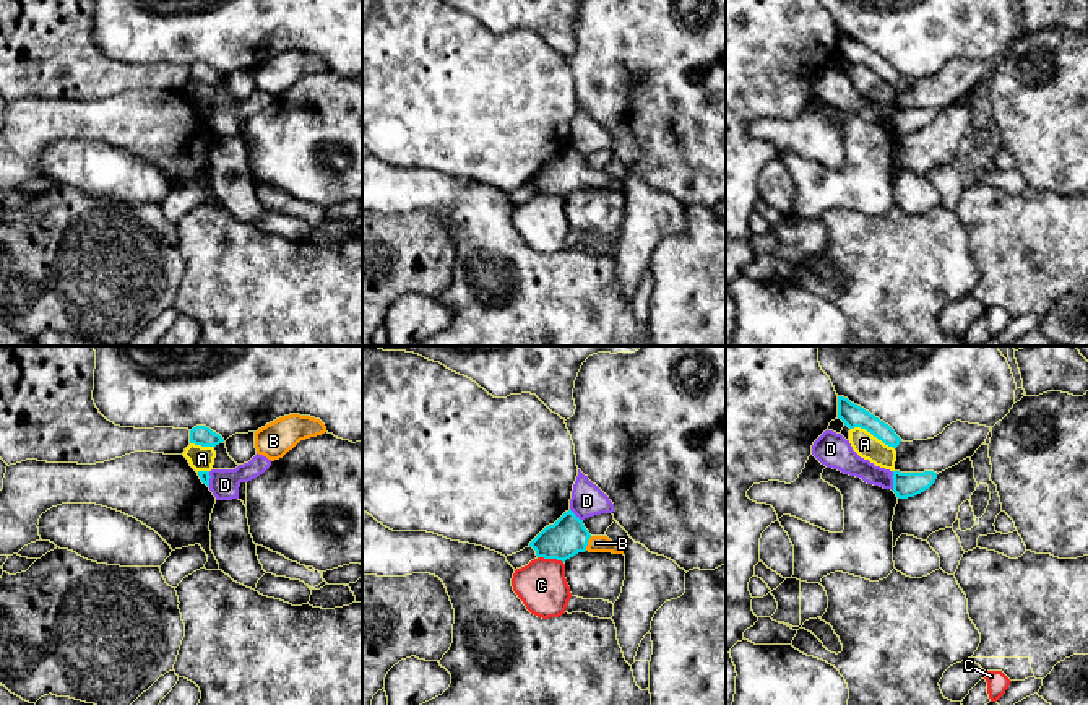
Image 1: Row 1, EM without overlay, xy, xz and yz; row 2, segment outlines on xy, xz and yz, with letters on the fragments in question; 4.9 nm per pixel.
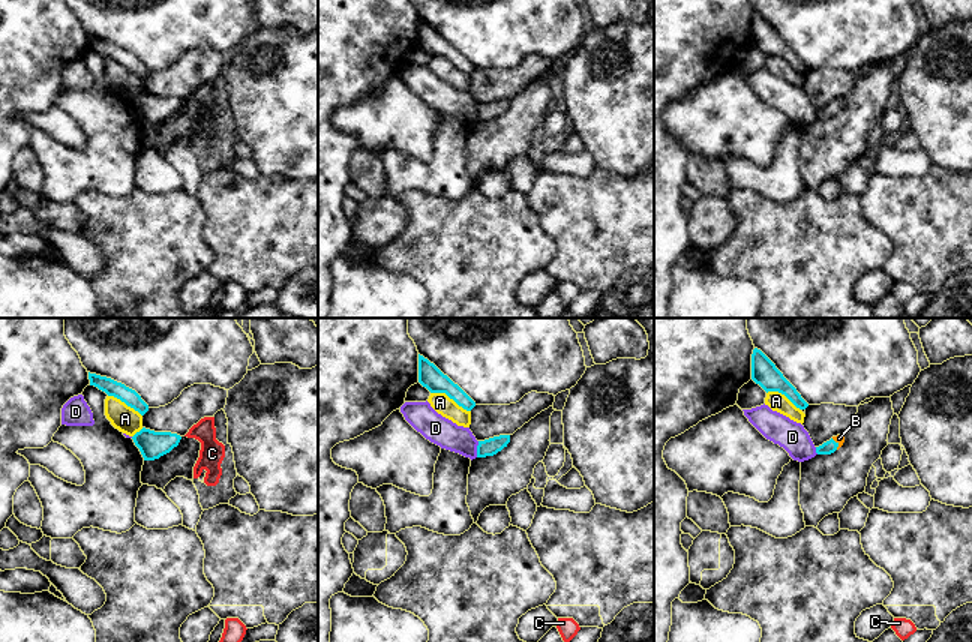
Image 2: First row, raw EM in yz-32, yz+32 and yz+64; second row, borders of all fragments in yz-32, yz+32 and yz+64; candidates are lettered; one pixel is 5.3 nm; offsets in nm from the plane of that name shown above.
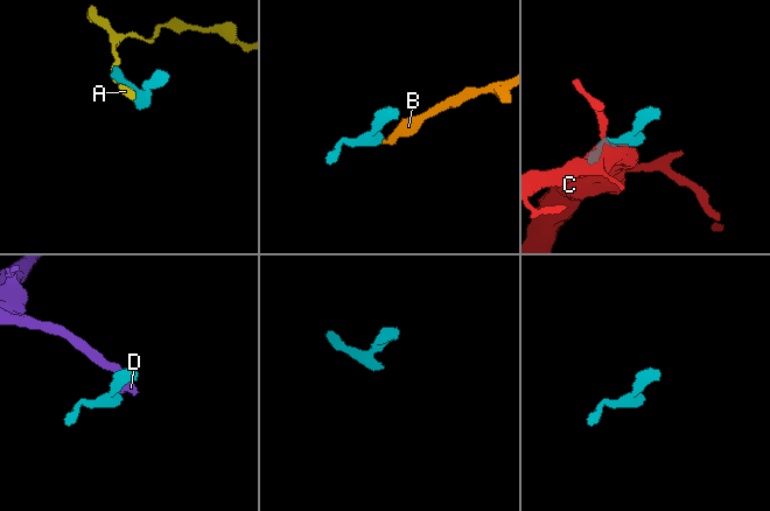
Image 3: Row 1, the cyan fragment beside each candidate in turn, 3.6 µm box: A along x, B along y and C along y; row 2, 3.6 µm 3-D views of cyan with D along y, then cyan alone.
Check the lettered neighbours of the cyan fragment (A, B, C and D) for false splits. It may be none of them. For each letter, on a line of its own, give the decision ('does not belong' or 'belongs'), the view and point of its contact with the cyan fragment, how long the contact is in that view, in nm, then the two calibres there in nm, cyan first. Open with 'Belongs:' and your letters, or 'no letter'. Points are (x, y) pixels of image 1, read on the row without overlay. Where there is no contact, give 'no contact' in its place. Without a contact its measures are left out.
Belongs: B
A: does not belong | yz (872, 70) | 240 nm | 110/120 nm
B: belongs | xz (587, 179) | 80 nm | 190/80 nm
C: does not belong | xz (551, 194) | 130 nm | 190/240 nm
D: does not belong | yz (893, 117) | 100 nm | 130/120 nm

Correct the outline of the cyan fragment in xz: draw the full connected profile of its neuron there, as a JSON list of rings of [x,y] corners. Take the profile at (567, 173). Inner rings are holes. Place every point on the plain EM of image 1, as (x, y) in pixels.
[[[572,146],[565,148],[554,161],[546,162],[531,179],[538,193],[565,198],[578,188],[624,190],[624,182],[607,172],[591,172]]]

